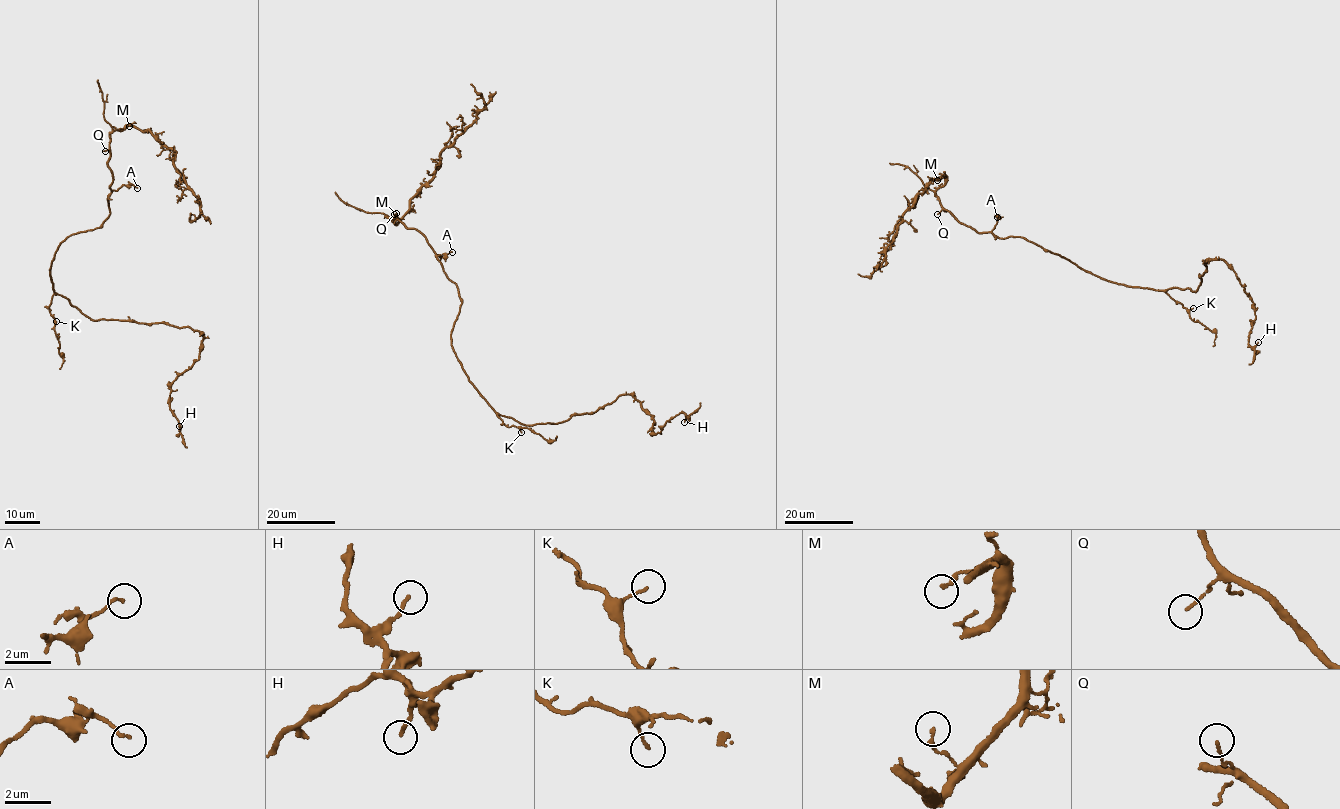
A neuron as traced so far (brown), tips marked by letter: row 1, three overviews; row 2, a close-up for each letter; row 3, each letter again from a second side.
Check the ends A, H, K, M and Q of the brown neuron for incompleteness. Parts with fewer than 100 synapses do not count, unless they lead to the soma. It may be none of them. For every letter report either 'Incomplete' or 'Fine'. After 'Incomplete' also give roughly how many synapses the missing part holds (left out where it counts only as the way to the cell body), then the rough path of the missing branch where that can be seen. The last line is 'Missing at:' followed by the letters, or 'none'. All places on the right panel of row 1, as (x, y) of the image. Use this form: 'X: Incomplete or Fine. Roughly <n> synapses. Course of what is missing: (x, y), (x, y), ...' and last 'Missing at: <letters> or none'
A: Fine
H: Fine
K: Fine
M: Fine
Q: Fine
Missing at: none

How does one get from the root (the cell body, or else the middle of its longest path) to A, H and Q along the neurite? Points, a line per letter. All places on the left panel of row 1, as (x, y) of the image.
A: (62, 242), (71, 234), (102, 225), (109, 215), (108, 197), (113, 191), (124, 185), (137, 188)
H: (62, 242), (49, 269), (52, 286), (84, 315), (201, 332), (197, 359), (170, 388), (169, 406), (179, 426)
Q: (62, 242), (71, 234), (99, 227), (109, 215), (108, 197), (113, 180), (107, 163), (109, 150), (105, 151)

